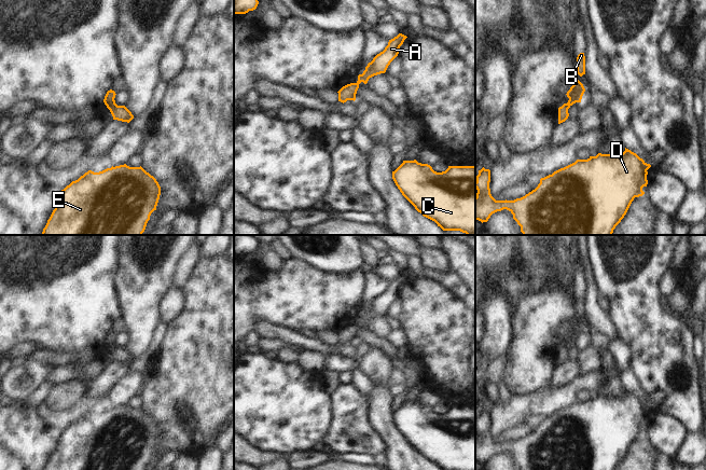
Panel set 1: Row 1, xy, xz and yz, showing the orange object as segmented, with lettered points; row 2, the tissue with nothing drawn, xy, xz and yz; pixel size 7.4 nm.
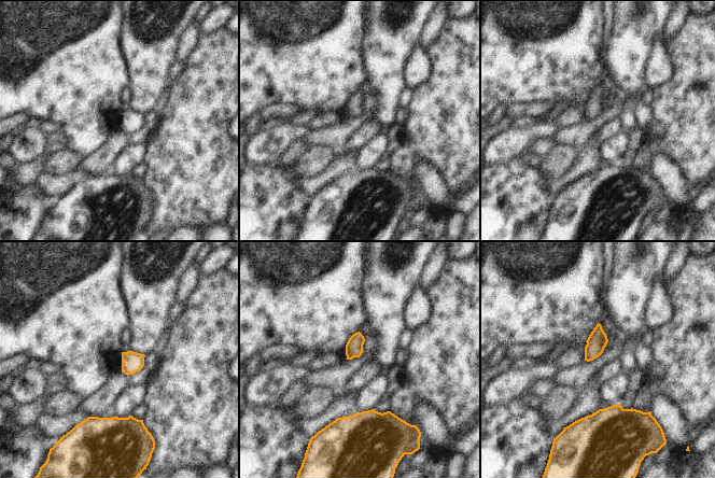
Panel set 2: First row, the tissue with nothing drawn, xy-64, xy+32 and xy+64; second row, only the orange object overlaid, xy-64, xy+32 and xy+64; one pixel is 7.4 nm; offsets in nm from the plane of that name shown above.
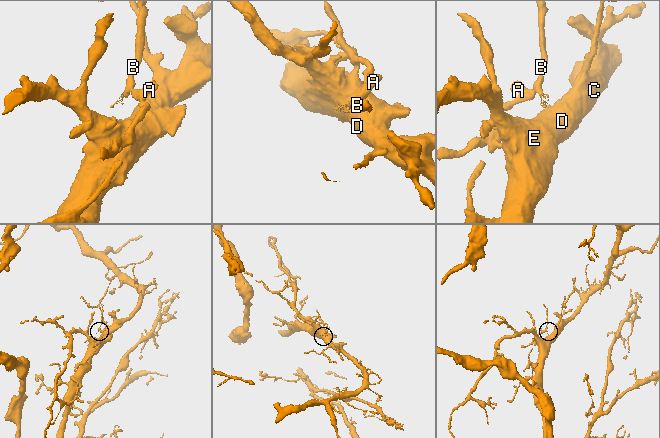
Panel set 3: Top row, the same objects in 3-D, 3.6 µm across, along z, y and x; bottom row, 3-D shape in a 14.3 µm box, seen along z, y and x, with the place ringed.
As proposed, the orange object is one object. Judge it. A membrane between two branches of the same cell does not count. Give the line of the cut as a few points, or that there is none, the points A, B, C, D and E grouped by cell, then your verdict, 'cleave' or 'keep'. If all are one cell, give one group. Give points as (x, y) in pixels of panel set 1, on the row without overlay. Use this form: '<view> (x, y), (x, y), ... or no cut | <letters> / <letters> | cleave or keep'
xy (116, 346), (110, 351) | A C D E / B | cleave

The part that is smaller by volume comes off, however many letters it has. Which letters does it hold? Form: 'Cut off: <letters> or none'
Cut off: B.

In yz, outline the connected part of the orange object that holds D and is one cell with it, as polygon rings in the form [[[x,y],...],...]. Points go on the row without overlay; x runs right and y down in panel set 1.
[[[625,389],[625,392],[621,396],[601,396],[598,395],[596,398],[590,398],[587,401],[577,401],[575,404],[560,410],[554,413],[552,416],[549,416],[544,419],[540,420],[540,425],[538,428],[526,436],[521,440],[516,440],[514,442],[496,442],[492,436],[489,430],[490,424],[490,412],[485,411],[484,409],[479,412],[479,416],[476,417],[475,430],[477,431],[475,438],[475,461],[483,464],[487,464],[490,457],[497,453],[501,453],[503,451],[509,452],[513,456],[513,460],[517,464],[521,470],[615,470],[615,468],[621,464],[621,461],[626,456],[632,443],[635,439],[642,438],[645,433],[642,432],[643,428],[647,428],[648,421],[648,411],[651,409],[650,405],[647,405],[642,400],[640,400],[636,395]]]

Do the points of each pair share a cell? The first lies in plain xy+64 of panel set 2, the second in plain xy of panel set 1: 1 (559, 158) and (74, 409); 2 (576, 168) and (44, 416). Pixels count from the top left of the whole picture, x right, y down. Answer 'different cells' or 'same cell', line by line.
1: different cells
2: same cell

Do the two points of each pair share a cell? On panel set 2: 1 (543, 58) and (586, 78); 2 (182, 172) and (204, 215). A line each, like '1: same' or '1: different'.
1: same
2: same

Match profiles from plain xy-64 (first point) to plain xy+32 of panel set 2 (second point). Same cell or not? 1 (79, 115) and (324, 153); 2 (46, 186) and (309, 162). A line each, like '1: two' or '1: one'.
1: two
2: two

